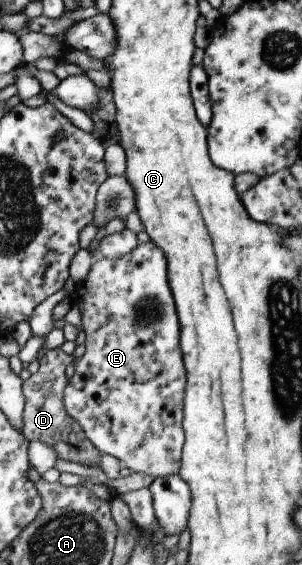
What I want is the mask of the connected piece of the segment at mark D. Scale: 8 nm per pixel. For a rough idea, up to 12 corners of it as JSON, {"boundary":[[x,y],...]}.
{"boundary":[[56,348],[22,386],[21,432],[58,459],[96,467],[101,453],[63,408],[66,366]]}

